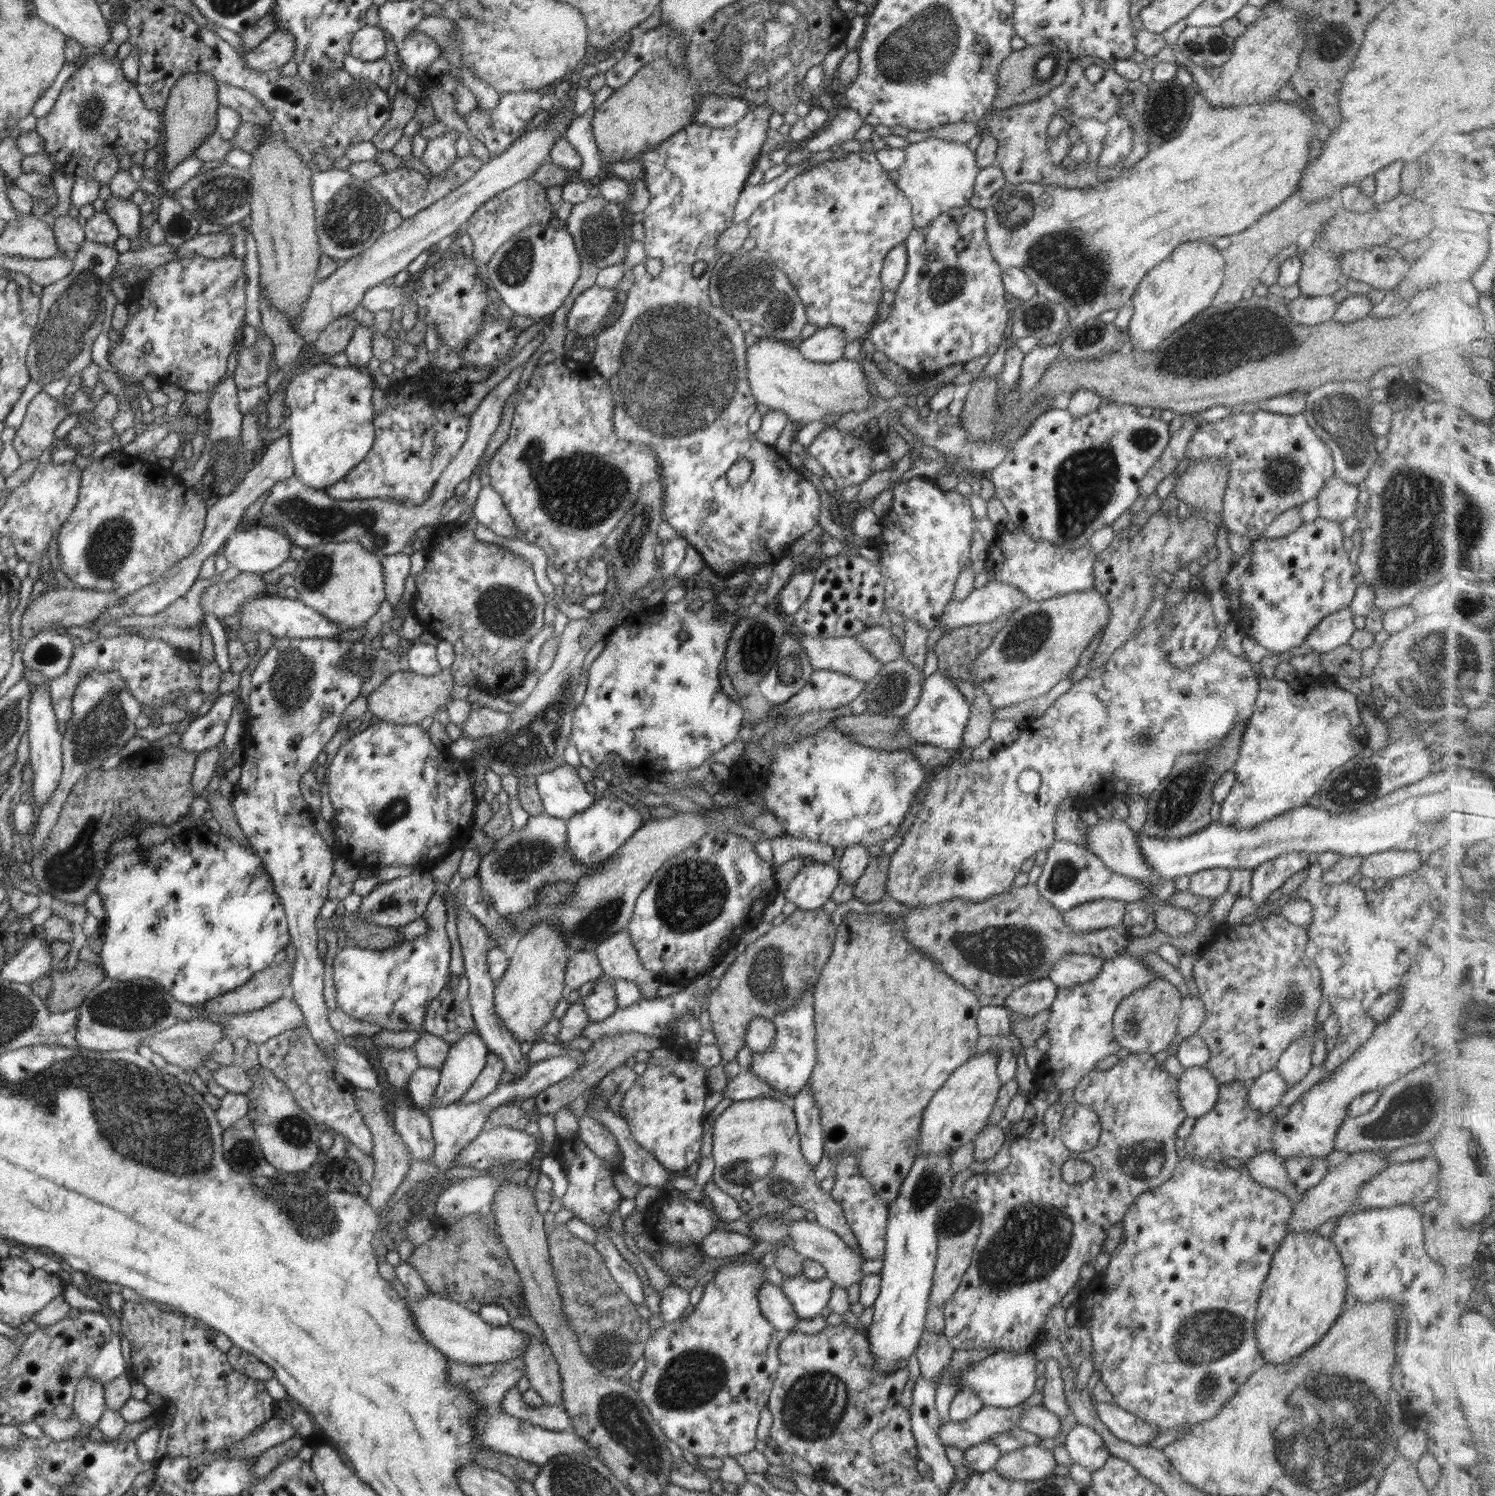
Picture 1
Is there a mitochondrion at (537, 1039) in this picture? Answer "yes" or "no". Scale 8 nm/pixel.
no

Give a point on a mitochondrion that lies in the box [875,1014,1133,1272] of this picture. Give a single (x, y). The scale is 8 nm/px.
(926, 1189)

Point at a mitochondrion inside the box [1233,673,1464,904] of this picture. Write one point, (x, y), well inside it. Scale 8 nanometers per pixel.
(1356, 785)

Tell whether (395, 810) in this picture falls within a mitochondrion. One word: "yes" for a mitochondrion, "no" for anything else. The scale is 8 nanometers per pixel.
yes

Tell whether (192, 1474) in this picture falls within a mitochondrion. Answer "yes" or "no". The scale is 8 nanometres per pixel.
no

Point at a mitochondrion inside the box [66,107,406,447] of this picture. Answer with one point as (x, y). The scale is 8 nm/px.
(351, 217)

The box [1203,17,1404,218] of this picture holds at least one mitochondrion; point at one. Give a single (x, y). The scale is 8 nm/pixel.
(1332, 42)

